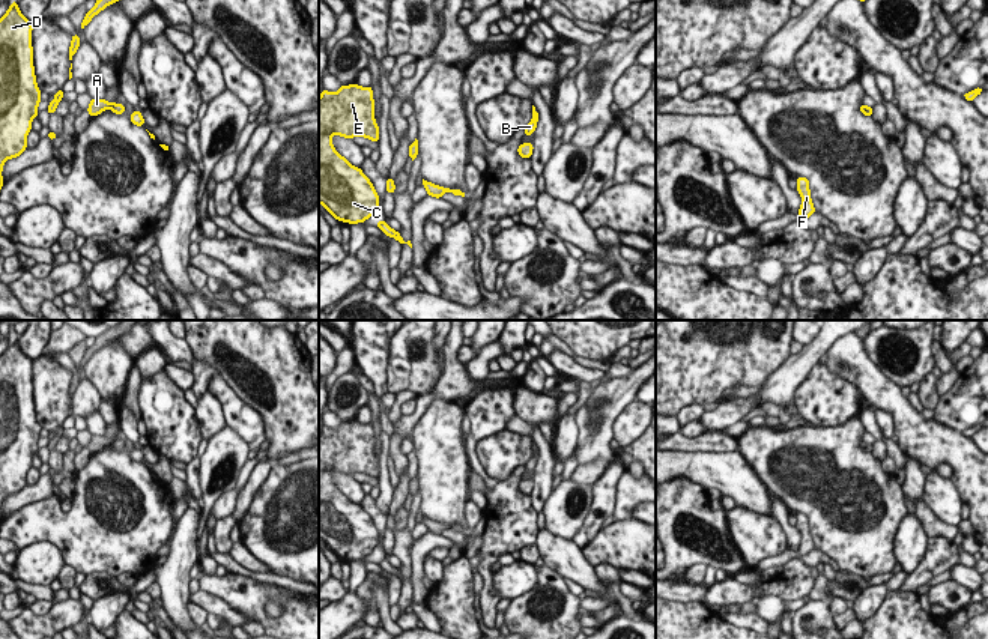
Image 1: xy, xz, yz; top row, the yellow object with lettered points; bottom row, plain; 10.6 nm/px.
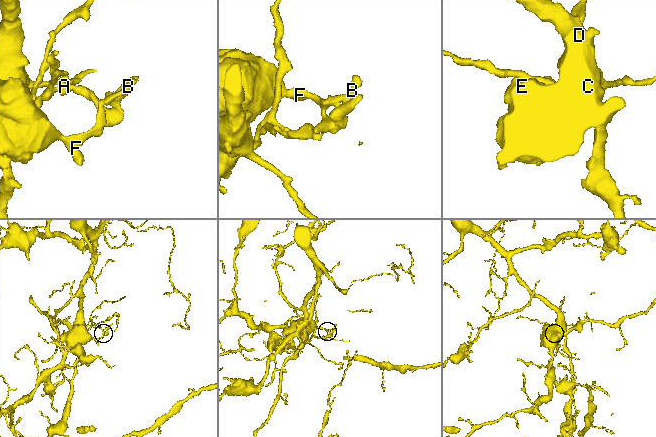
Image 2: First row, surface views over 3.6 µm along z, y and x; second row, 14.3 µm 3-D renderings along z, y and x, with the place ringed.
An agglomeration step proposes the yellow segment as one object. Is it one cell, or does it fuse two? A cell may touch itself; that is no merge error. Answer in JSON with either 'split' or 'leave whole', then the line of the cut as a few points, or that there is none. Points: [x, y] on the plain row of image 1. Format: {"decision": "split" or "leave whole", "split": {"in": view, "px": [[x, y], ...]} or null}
{"decision": "split", "split": {"in": "xy", "px": [[115, 441], [110, 444]]}}

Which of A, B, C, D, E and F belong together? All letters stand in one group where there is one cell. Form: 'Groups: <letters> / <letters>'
Groups: A / B C D E F.

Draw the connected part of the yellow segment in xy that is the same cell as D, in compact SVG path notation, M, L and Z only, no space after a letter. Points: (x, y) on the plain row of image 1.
M14 337L0 355L0 526L5 520L3 499L27 486L27 471L41 439L33 404L32 365L33 361L21 352Z

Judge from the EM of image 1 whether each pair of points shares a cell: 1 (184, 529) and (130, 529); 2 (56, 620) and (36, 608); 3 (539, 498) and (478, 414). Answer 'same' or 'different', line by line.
1: different
2: different
3: different

